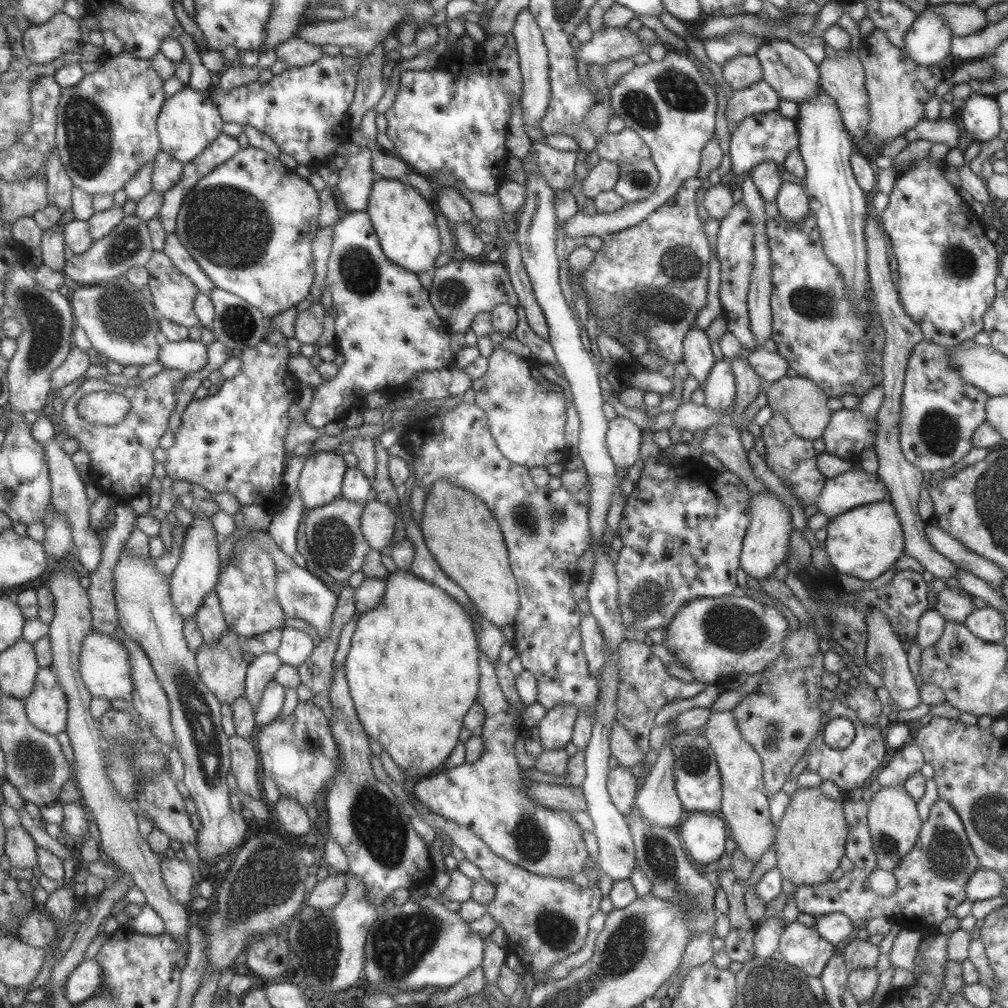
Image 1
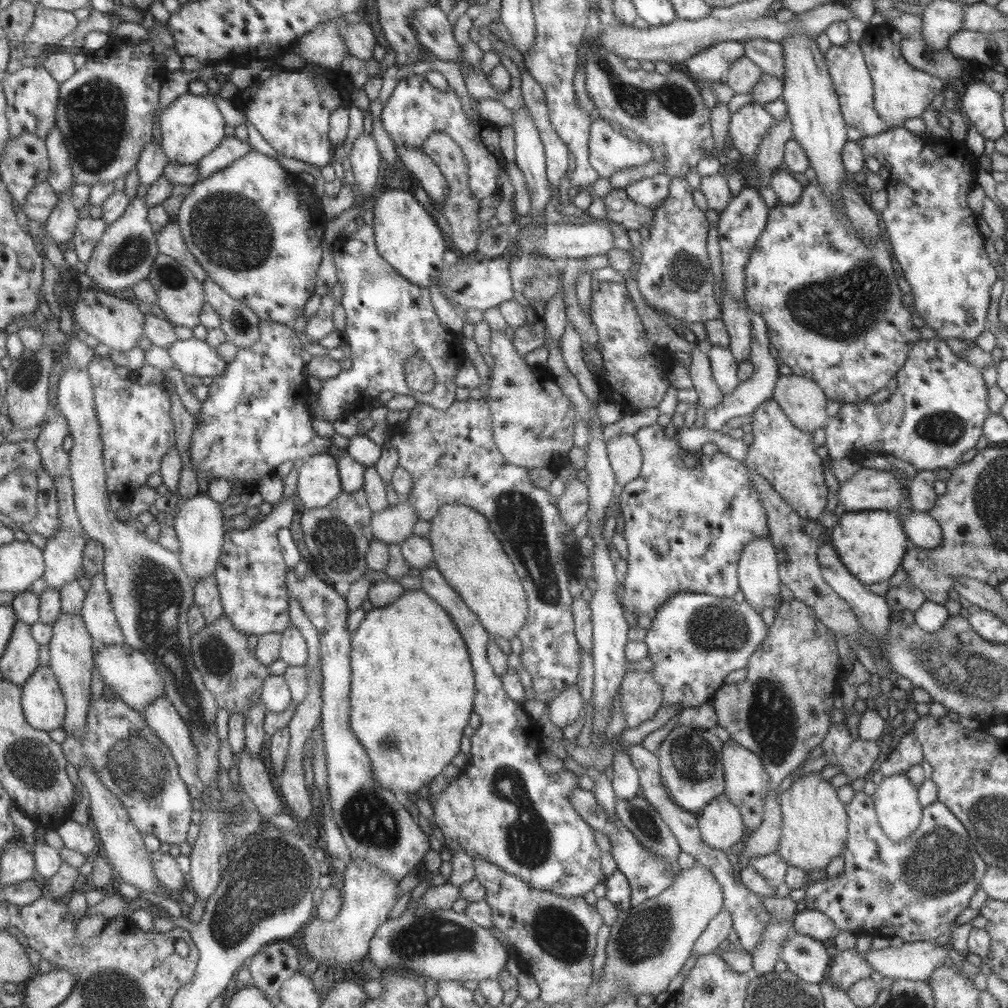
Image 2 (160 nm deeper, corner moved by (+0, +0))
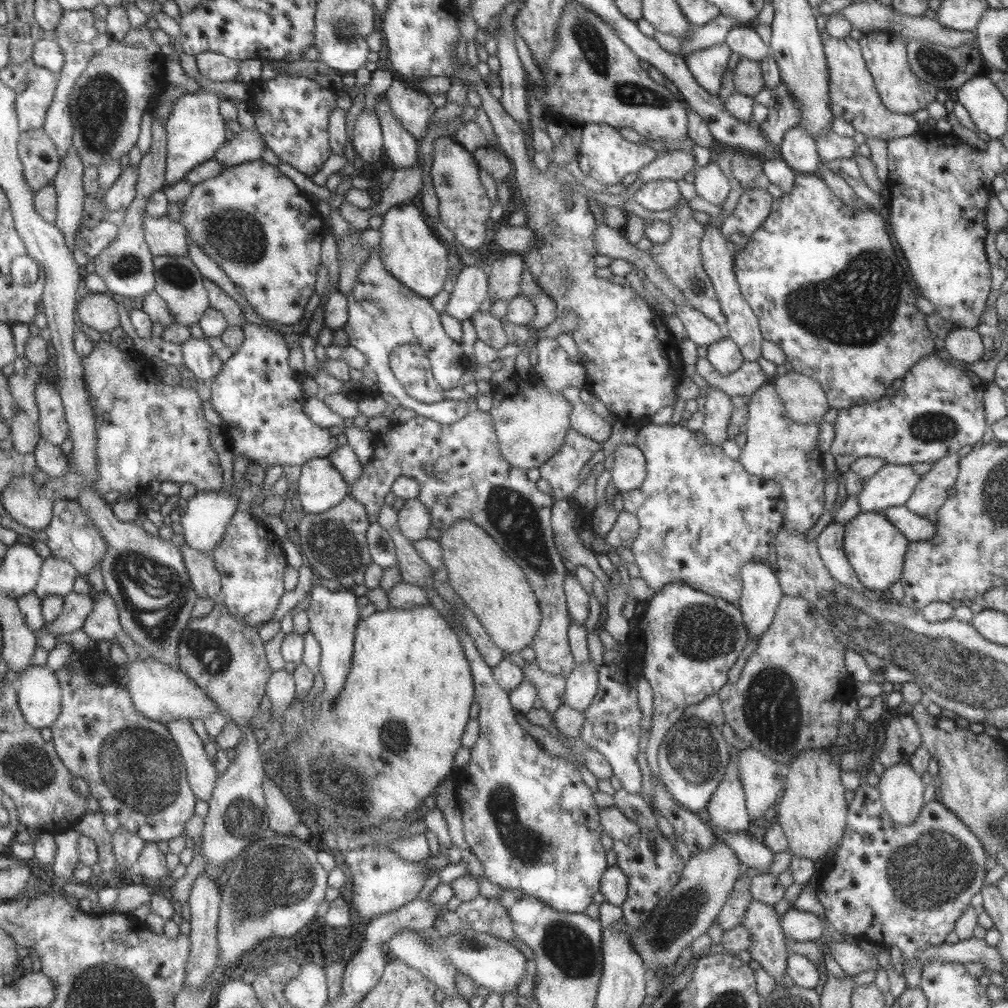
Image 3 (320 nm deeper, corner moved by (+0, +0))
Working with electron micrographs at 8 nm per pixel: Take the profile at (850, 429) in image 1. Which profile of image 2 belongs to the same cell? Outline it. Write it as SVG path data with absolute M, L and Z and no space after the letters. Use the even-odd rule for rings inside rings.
M936 337L917 341L909 349L895 378L896 389L885 401L877 404L869 400L842 403L835 416L827 420L824 429L829 458L840 460L855 452L883 452L909 462L917 471L954 468L962 454L975 446L982 435L984 420L991 414L986 403L988 387L980 368L953 353L943 340Z

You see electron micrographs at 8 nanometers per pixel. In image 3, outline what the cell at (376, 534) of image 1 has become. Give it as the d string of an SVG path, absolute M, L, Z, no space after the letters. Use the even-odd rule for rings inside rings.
M405 500L398 510L398 530L406 539L415 541L425 538L430 524L430 511L420 503L420 500Z

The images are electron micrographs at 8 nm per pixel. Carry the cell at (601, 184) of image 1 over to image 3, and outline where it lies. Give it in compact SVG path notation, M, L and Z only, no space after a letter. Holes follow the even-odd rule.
M677 149L673 152L658 152L656 157L645 164L637 174L629 179L636 179L645 183L650 181L677 181L683 179L687 172L696 167L695 157L691 153Z

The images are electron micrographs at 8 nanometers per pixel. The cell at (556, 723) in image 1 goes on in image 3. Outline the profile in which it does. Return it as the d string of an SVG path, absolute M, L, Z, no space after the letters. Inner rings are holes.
M591 660L575 666L564 678L565 691L562 703L577 711L589 707L596 694L598 672Z

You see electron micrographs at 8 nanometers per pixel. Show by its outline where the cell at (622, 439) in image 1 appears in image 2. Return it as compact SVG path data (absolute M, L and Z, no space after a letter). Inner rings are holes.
M633 434L613 435L606 442L606 453L616 484L619 487L637 478L642 457L639 445Z

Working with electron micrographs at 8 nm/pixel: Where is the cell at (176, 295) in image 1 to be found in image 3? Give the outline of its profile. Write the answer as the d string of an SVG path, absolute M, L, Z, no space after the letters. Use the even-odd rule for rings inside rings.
M155 256L157 284L156 291L167 301L175 322L181 326L198 324L208 306L208 293L204 278L199 270L185 256Z

